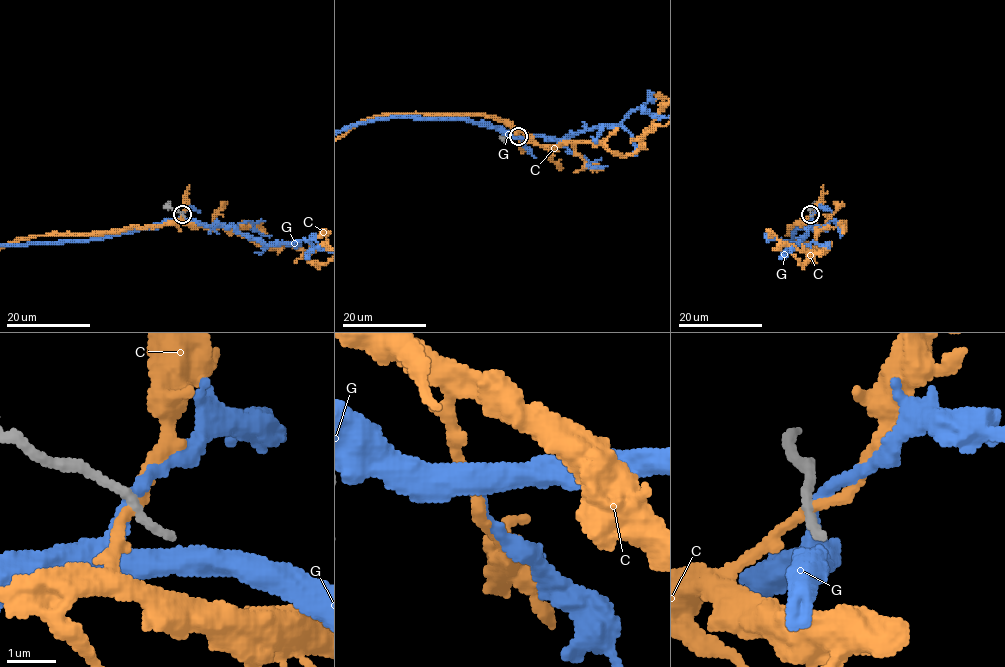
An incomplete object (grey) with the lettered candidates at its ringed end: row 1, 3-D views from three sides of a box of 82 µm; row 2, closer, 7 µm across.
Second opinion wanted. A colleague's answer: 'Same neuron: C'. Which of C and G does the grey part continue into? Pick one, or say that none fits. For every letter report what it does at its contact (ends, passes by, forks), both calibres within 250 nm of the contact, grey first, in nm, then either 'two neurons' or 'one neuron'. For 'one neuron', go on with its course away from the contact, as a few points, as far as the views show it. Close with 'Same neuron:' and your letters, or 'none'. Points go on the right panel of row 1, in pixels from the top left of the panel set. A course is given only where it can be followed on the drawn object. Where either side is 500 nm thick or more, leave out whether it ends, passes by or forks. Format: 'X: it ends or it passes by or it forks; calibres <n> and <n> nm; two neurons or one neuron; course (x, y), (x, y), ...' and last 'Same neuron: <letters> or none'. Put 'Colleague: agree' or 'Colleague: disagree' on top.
Colleague: agree
C: it passes by; calibres 240 and 190 nm; one neuron
G: it passes by; calibres 240 and 260 nm; two neurons
Same neuron: C

